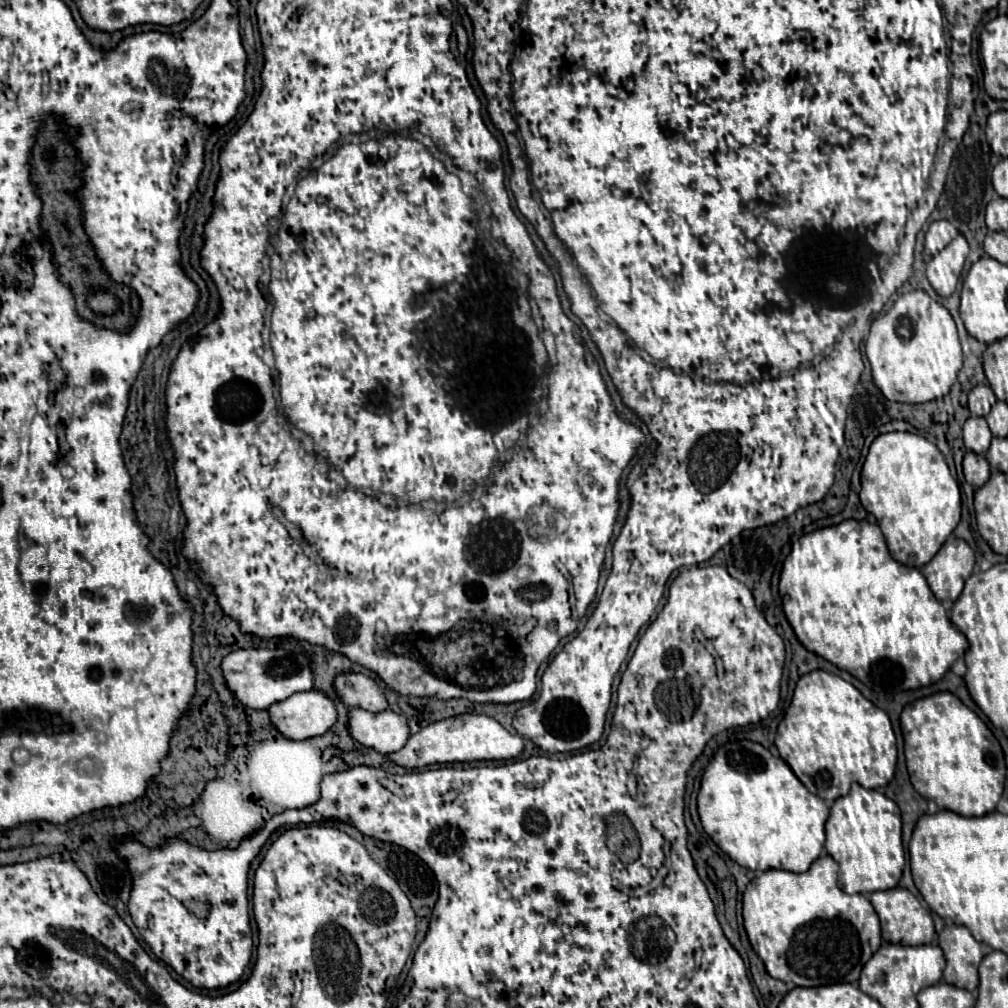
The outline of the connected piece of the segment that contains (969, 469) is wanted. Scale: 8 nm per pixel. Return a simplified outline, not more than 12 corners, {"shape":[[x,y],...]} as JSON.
{"shape":[[964,455],[964,477],[982,487],[990,479],[990,465],[984,455]]}

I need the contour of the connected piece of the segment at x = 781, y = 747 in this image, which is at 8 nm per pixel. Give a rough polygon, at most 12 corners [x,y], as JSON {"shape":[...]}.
{"shape":[[828,671],[800,677],[774,743],[828,805],[894,779],[888,715]]}

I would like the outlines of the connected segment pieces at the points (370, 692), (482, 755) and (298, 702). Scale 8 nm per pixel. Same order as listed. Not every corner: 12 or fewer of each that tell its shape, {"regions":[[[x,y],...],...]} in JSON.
{"regions":[[[344,673],[336,693],[350,707],[372,713],[388,709],[378,683],[362,673]],[[458,715],[410,735],[388,755],[434,763],[506,761],[524,737],[488,715]],[[322,691],[292,695],[270,707],[288,739],[324,735],[338,721]]]}

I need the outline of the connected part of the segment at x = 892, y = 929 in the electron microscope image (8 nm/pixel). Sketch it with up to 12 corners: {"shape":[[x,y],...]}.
{"shape":[[908,889],[870,895],[882,939],[900,945],[934,941],[930,913]]}

